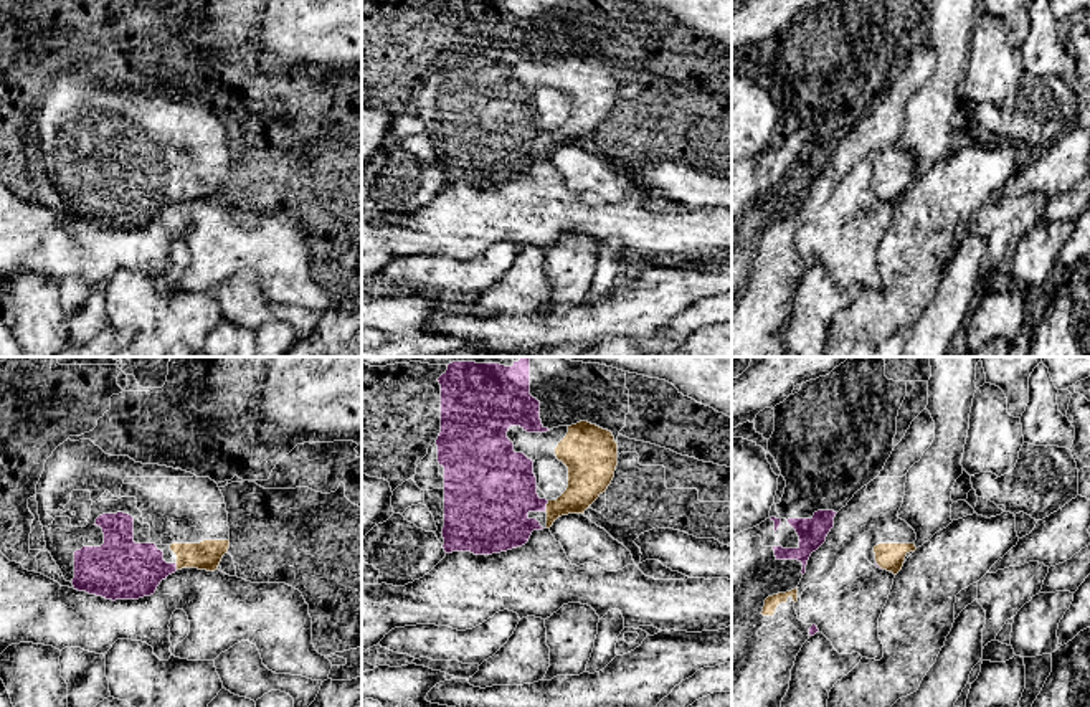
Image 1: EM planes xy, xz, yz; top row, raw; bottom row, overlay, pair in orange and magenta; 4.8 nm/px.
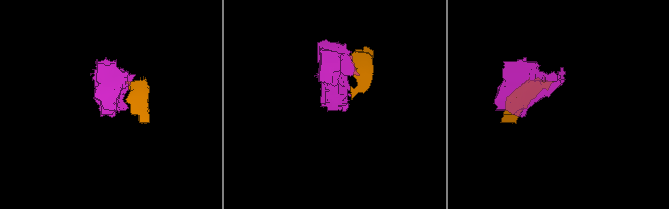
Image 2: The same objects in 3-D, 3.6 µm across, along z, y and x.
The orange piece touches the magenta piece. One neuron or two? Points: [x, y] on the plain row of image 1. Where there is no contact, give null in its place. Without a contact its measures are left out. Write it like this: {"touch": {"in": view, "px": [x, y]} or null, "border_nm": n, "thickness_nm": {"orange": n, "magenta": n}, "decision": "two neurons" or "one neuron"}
{"touch": {"in": "xz", "px": [547, 136]}, "border_nm": 60, "thickness_nm": {"orange": 200, "magenta": 360}, "decision": "one neuron"}

